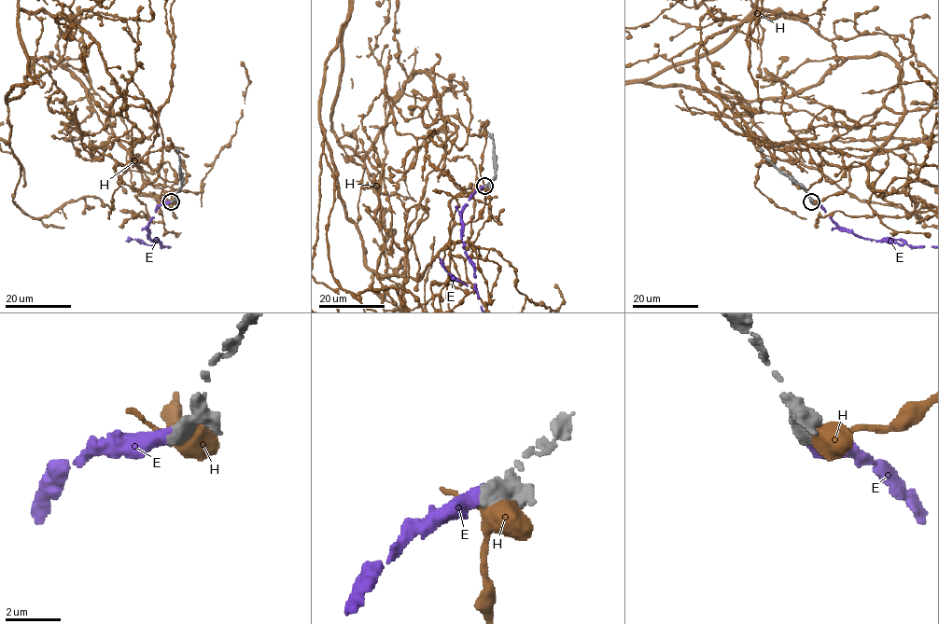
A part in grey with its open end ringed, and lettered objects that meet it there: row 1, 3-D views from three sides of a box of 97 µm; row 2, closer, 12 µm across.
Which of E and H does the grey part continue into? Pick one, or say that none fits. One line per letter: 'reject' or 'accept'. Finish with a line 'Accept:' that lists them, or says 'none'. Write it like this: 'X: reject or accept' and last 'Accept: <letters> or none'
E: accept
H: reject
Accept: E

